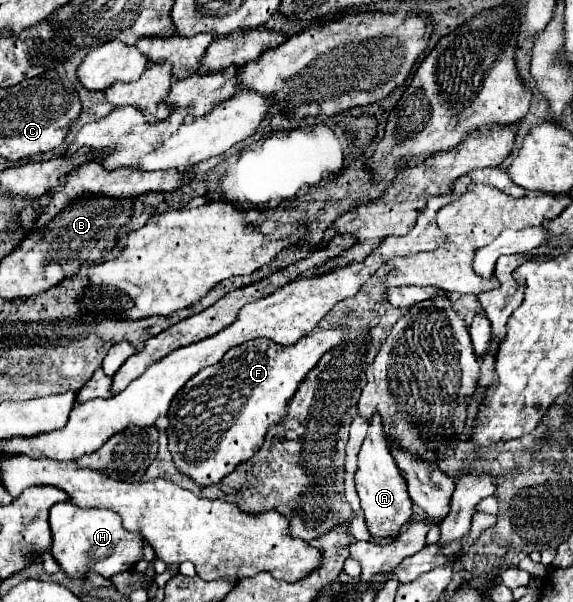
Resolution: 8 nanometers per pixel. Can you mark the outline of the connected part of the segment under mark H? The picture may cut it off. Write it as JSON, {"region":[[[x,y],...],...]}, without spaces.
{"region":[[[56,503],[50,509],[50,527],[52,527],[52,537],[54,537],[50,553],[60,563],[60,567],[64,569],[64,573],[70,579],[82,579],[88,571],[96,571],[102,577],[110,579],[116,573],[134,569],[134,565],[144,557],[144,539],[142,539],[142,535],[126,531],[122,527],[120,517],[110,509],[82,509],[82,507],[76,507],[72,503]]]}

